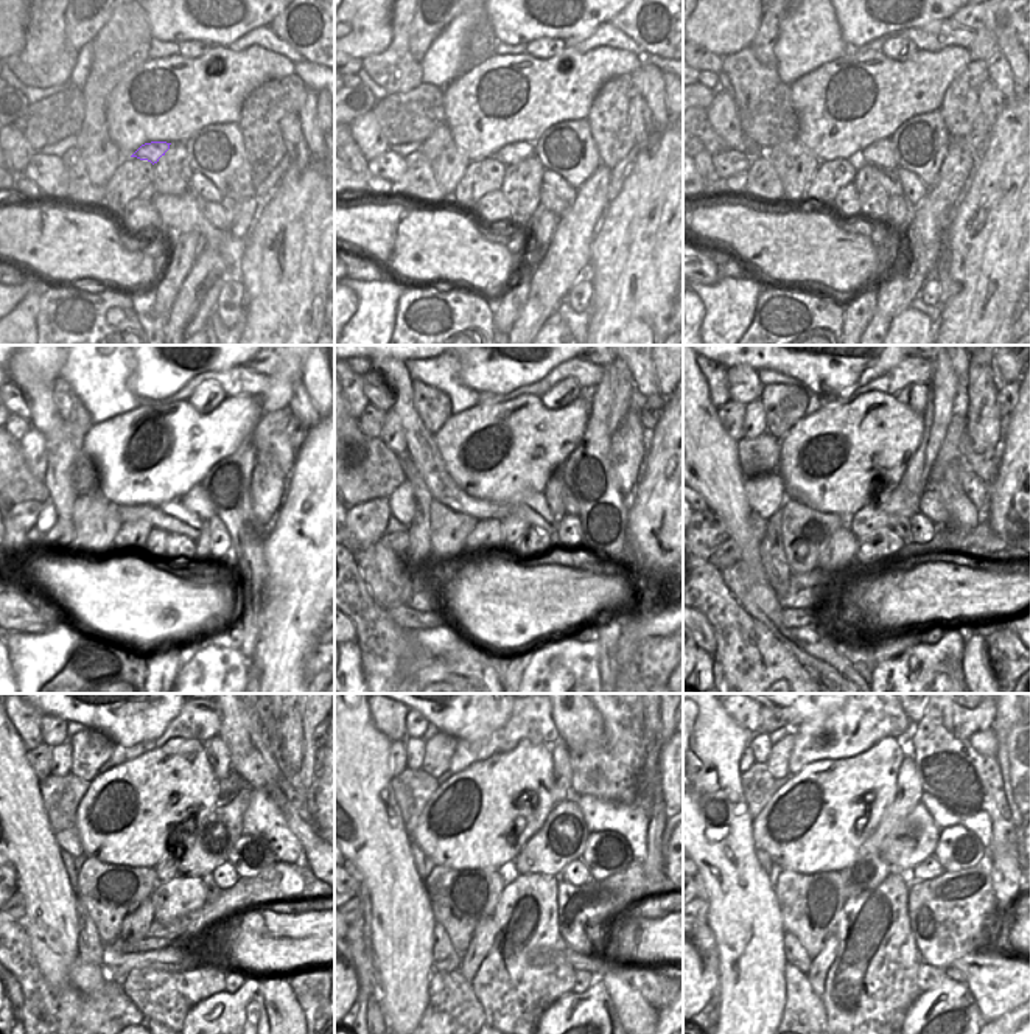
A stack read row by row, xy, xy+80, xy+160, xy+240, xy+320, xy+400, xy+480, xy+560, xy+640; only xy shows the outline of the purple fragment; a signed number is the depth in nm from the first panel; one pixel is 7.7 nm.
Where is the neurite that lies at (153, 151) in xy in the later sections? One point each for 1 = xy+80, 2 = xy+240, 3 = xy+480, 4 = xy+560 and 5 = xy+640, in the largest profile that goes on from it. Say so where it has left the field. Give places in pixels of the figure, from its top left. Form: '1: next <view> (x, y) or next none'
1: next xy+80 (514, 153)
2: next xy+240 (195, 501)
3: next xy+480 (249, 855)
4: next xy+560 (606, 854)
5: next xy+640 (957, 849)

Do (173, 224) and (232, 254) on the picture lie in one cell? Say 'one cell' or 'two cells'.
one cell

